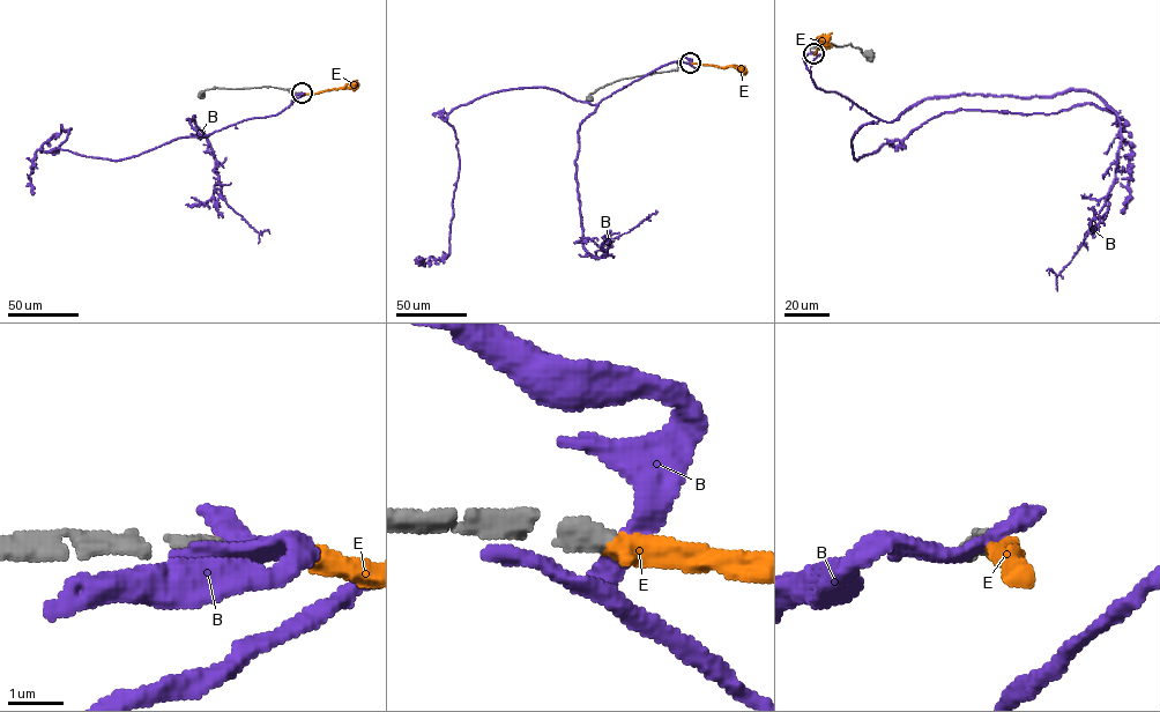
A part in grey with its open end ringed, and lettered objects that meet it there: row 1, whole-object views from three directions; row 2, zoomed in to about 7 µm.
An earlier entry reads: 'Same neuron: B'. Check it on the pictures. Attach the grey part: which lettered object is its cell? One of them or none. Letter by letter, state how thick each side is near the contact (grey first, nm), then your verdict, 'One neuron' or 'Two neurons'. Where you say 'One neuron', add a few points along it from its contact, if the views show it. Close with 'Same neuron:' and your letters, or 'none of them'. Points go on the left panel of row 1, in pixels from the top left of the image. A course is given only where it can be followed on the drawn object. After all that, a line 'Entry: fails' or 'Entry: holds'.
B: Thickness 380 nm (grey) against 480 nm. Two neurons
E: Thickness 380 nm (grey) against 360 nm. One neuron. Its course: (302, 93), (346, 88), (357, 80)
Same neuron: E
Entry: fails

